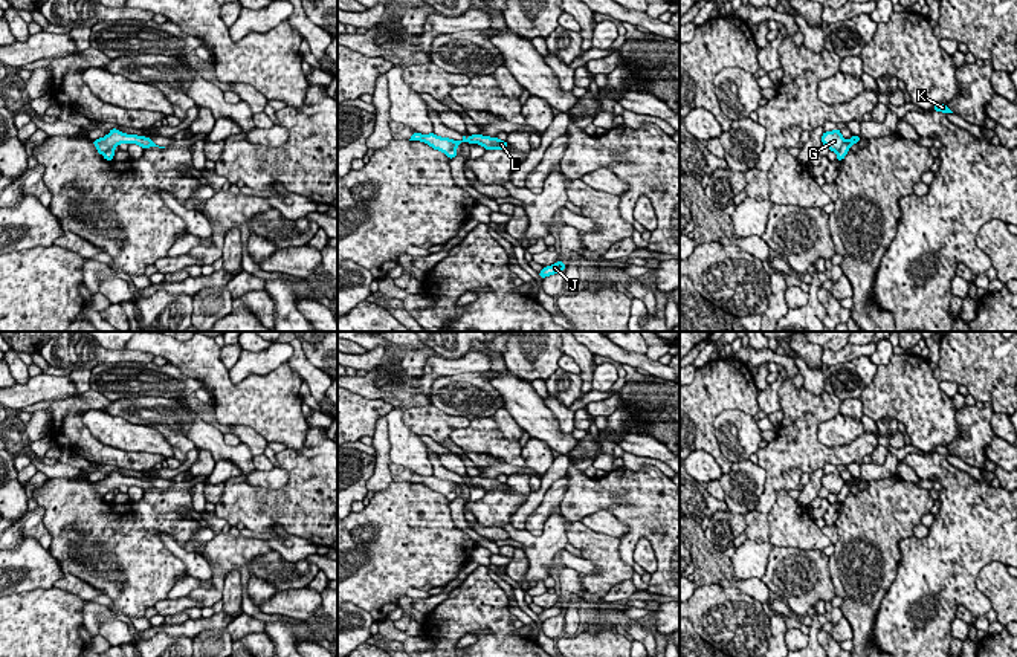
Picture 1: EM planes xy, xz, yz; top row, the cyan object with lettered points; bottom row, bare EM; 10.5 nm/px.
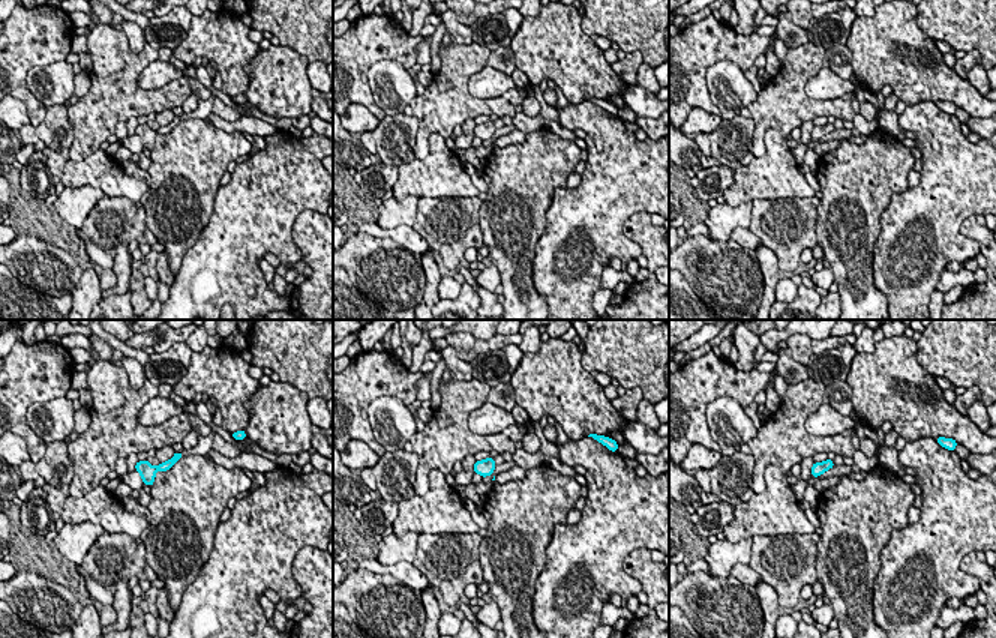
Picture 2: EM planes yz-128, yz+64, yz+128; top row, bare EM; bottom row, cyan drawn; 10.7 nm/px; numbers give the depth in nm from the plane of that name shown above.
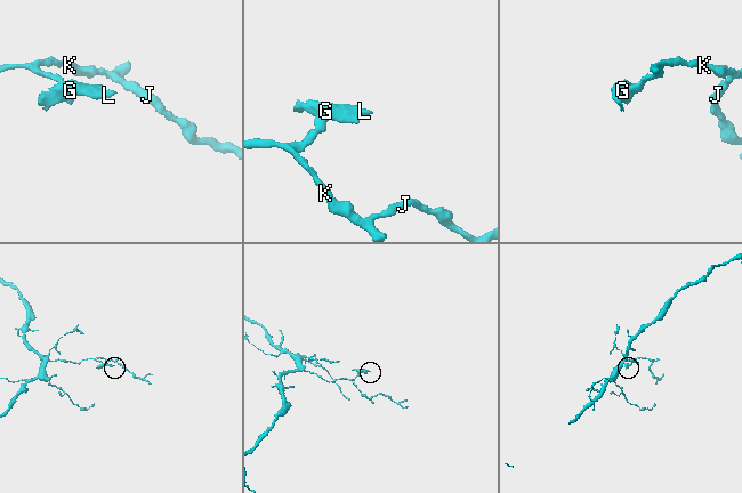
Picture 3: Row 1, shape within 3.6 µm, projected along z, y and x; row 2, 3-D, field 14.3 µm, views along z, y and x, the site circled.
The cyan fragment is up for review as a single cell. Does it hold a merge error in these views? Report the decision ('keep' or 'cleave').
cleave

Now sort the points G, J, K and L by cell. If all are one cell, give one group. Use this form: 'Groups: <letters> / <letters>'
Groups: G L / J K

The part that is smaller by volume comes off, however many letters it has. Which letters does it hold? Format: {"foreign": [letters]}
{"foreign": ["G", "L"]}

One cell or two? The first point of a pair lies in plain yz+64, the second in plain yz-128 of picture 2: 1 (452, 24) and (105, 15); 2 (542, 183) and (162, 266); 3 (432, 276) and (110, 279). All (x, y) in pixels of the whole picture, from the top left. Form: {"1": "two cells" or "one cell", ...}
{"1": "two cells", "2": "two cells", "3": "two cells"}

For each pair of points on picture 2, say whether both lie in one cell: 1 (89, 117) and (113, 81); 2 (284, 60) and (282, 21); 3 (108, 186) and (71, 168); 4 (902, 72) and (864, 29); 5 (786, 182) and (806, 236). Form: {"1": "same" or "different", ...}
{"1": "same", "2": "different", "3": "same", "4": "same", "5": "different"}

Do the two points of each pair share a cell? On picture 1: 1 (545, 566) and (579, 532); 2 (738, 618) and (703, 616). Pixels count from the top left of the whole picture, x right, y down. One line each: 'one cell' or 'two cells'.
1: two cells
2: one cell

